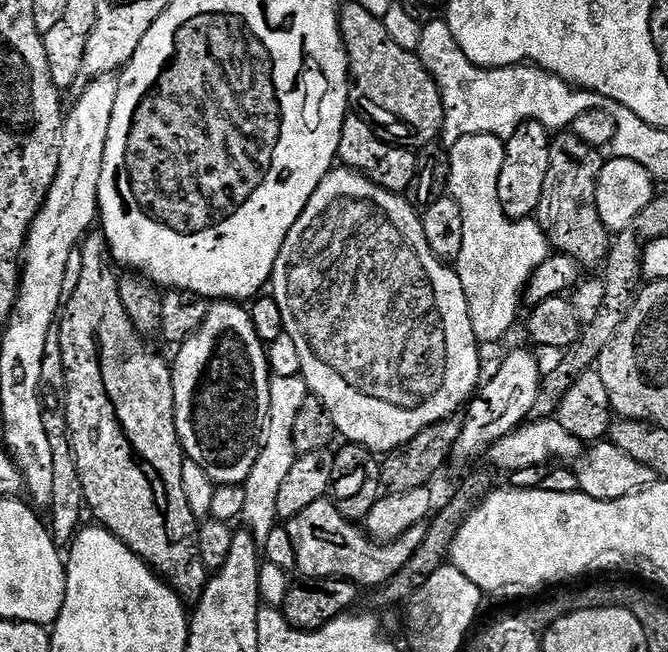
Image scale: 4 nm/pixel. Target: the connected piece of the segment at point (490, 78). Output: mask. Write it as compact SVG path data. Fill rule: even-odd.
M433 18L424 24L418 55L442 94L442 136L448 142L474 134L507 138L528 120L538 122L549 133L556 134L571 129L578 114L586 114L586 110L595 108L607 109L610 104L606 97L585 92L539 66L522 63L514 68L479 68L477 64L471 64L453 38L452 26L447 19Z

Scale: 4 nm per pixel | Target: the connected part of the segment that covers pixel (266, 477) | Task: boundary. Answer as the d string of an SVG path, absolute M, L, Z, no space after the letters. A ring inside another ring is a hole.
M272 376L266 439L260 445L258 462L254 462L254 470L250 470L250 474L244 479L242 485L246 490L246 510L242 517L242 524L256 539L257 545L263 546L266 538L270 538L270 530L278 527L276 514L278 490L286 479L286 474L290 474L290 466L294 466L298 455L294 446L294 421L298 418L298 410L302 410L302 406L309 399L308 384L303 376L290 378Z

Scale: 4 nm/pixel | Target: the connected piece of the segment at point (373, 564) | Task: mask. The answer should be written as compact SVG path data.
M325 498L306 506L302 514L287 521L286 527L290 542L294 542L296 566L301 577L313 580L350 580L357 586L365 584L368 590L376 590L390 582L390 578L394 578L394 574L398 574L402 566L410 562L411 556L426 538L428 524L410 526L410 530L406 530L406 534L397 540L377 542L362 531L359 523L347 520L331 499Z

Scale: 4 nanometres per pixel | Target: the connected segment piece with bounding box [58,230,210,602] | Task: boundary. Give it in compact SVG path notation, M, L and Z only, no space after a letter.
M96 230L84 237L78 251L82 254L82 274L78 277L78 286L74 294L66 298L62 308L62 315L58 320L60 345L62 346L62 362L64 363L64 377L68 387L66 398L66 414L68 415L68 441L72 443L72 457L78 470L78 478L82 482L84 502L87 511L96 515L95 523L99 527L113 532L138 559L143 560L153 572L159 574L164 583L169 584L181 600L195 602L202 598L204 587L209 582L210 570L202 562L200 551L196 545L198 518L190 510L190 502L186 498L186 490L182 490L182 466L186 459L184 448L176 433L176 407L174 406L174 386L172 385L172 369L169 361L164 361L139 332L126 314L126 306L122 306L120 297L120 282L117 269L114 267L112 253L108 251L108 240L103 231Z

